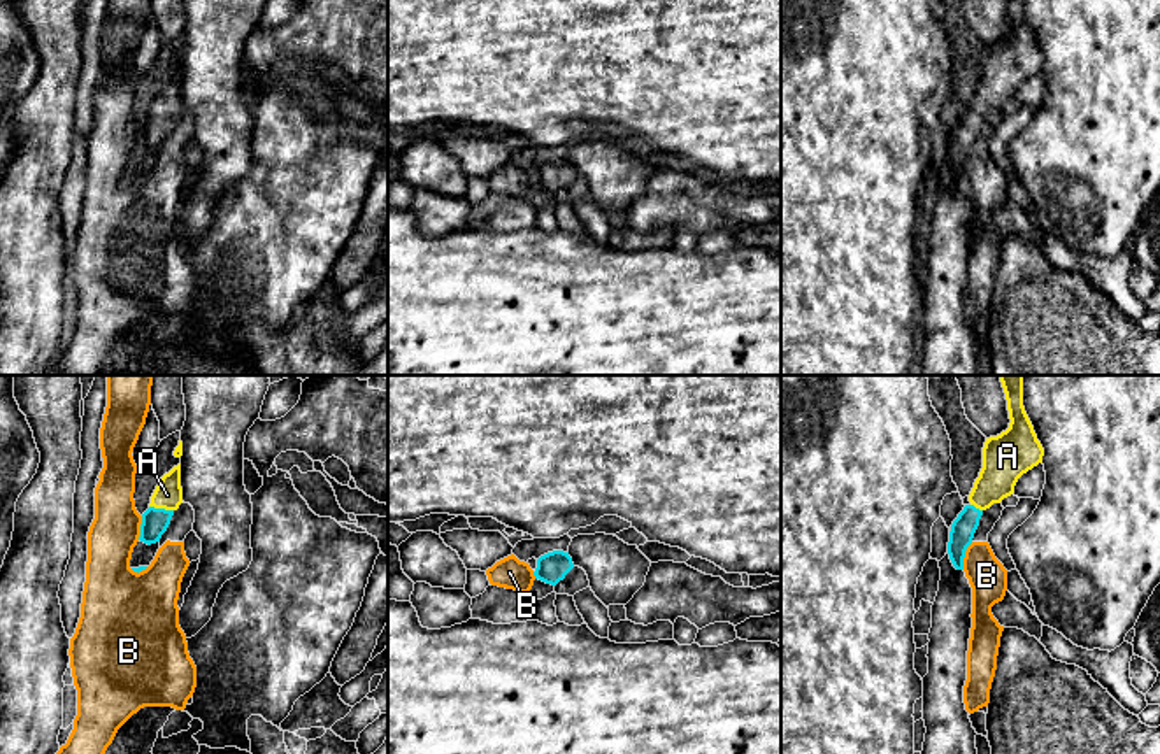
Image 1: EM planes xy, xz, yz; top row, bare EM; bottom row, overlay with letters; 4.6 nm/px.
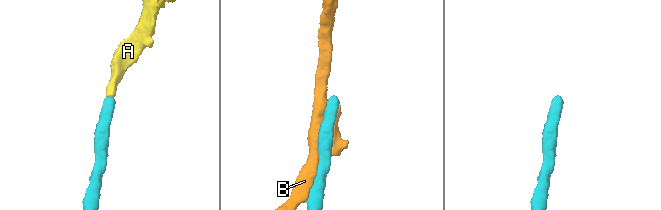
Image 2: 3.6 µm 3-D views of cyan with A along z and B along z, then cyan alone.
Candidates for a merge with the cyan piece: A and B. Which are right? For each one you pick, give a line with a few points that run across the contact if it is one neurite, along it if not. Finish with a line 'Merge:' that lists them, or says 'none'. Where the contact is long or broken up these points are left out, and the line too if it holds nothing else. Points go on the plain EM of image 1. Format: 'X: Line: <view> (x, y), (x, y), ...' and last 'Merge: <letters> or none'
A: Line: xy (155, 128), (162, 116), (167, 102)
Merge: A

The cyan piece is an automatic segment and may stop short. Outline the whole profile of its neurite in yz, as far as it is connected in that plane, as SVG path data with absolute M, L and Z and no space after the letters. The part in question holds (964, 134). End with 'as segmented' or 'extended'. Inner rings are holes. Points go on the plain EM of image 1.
M1006 0L1009 35L990 44L983 54L983 75L969 102L969 112L951 132L948 161L956 177L963 177L967 154L979 126L993 110L1014 100L1018 86L1042 70L1044 56L1023 14L1023 0Z | extended

